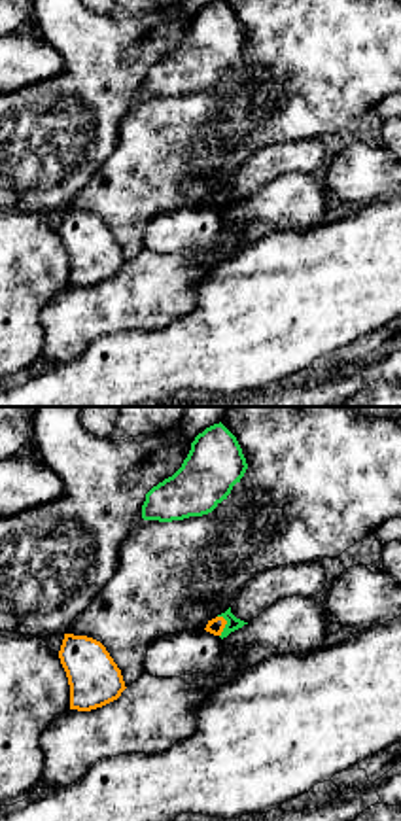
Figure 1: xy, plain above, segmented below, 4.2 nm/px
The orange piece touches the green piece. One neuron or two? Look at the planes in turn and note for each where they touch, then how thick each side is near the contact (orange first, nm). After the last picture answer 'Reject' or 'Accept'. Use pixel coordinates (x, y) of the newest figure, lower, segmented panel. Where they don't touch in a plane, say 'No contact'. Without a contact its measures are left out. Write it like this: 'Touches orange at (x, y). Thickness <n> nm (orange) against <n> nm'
Touches orange at (226, 623). Thickness 70 nm (orange) against 60 nm

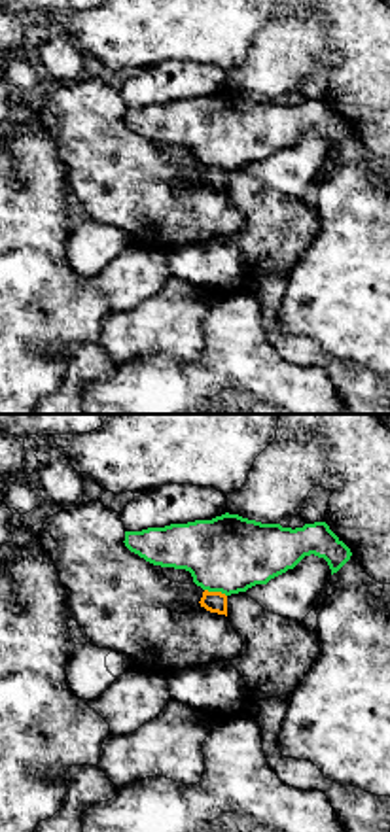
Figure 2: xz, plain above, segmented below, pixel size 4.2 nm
Touches orange at (216, 592). Thickness 90 nm (orange) against 320 nm

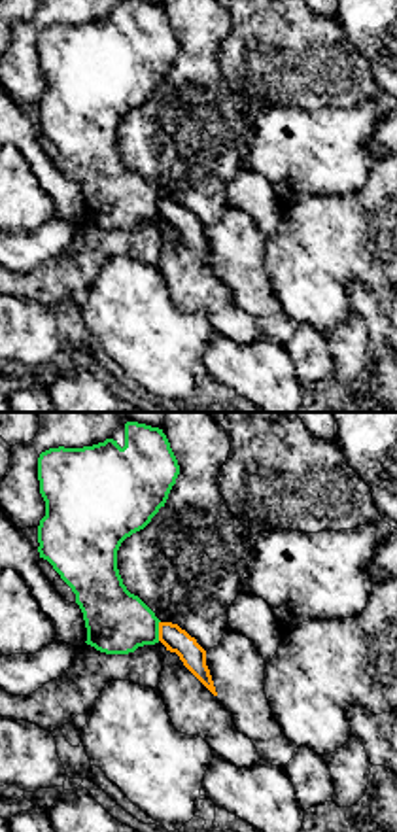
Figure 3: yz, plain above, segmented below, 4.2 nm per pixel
Touches orange at (159, 630). Thickness 110 nm (orange) against 280 nm

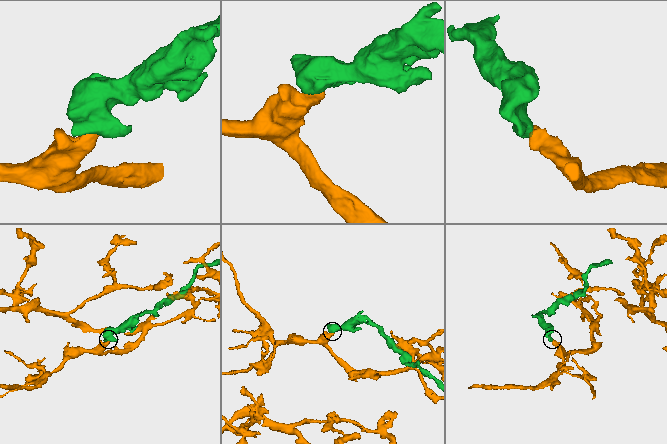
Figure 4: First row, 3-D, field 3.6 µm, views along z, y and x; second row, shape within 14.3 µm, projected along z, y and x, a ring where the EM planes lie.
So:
Reject

